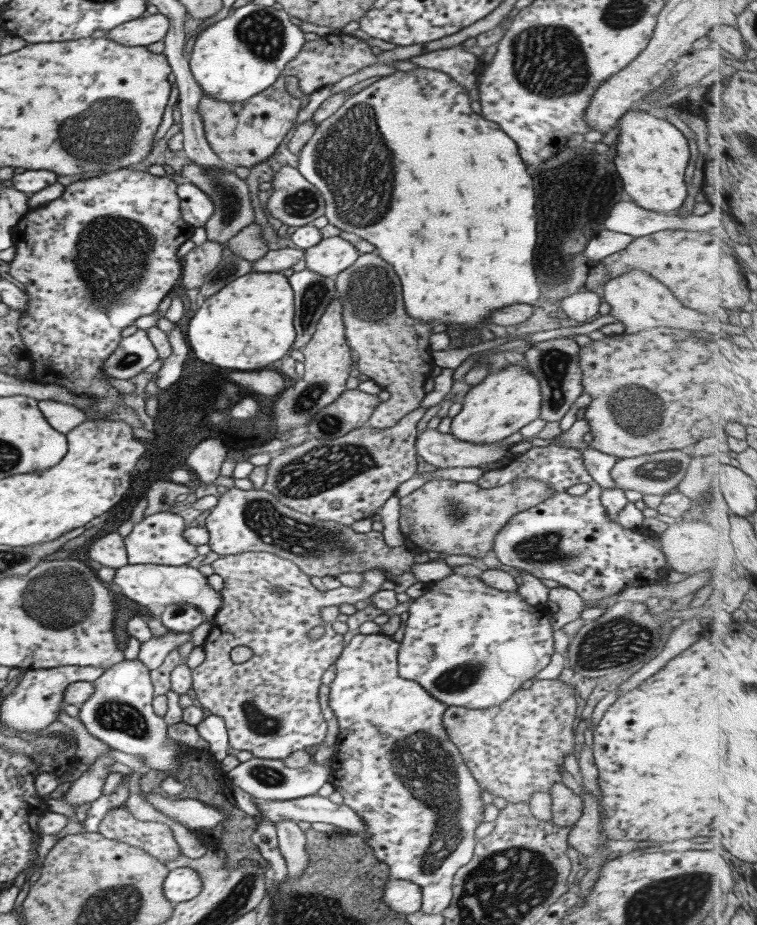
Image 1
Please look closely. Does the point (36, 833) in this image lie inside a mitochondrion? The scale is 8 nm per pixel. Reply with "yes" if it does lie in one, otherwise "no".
no

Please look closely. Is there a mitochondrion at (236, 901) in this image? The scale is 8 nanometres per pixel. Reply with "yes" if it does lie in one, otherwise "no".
yes

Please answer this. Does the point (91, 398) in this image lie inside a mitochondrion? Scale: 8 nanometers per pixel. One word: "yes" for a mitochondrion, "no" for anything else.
no

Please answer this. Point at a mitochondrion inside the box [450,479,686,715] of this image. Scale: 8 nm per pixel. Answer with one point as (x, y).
(623, 640)

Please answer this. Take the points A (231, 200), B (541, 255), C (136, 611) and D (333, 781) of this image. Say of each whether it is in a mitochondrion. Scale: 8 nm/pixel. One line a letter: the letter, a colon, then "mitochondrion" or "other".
A: mitochondrion
B: other
C: other
D: other

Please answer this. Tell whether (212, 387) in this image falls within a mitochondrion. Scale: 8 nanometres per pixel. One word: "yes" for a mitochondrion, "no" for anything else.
no

